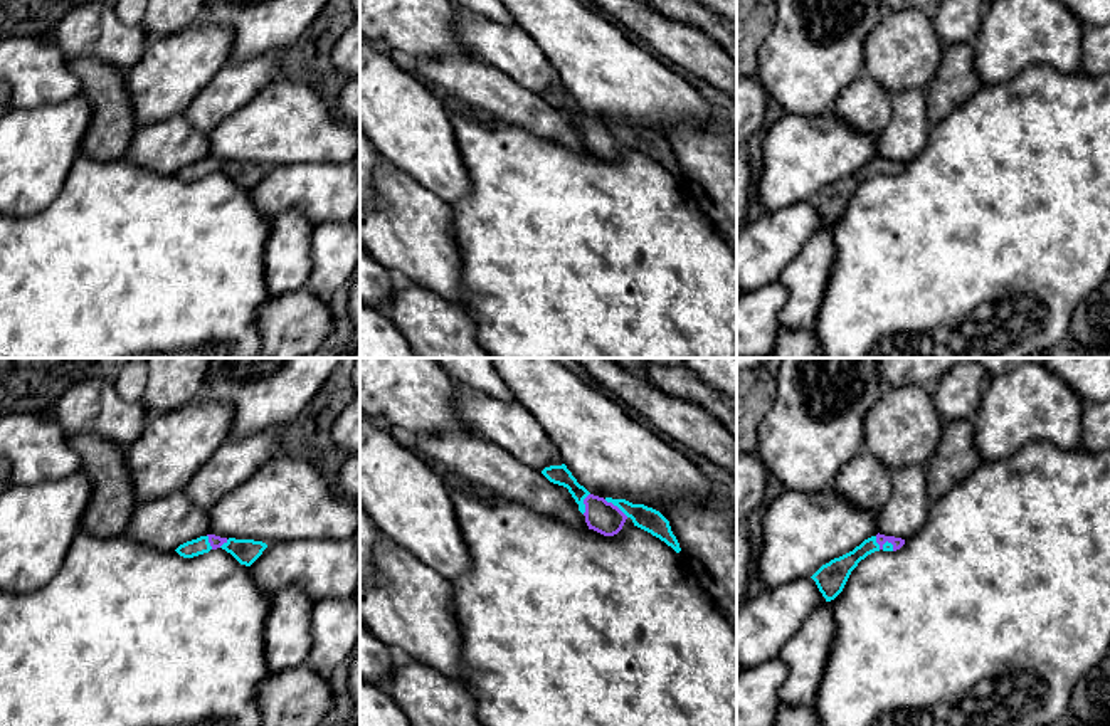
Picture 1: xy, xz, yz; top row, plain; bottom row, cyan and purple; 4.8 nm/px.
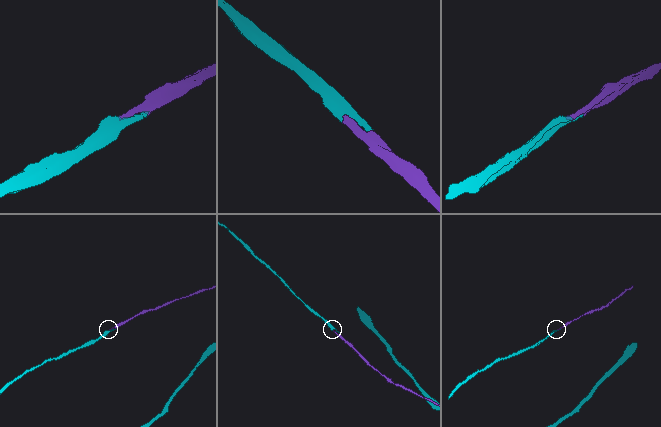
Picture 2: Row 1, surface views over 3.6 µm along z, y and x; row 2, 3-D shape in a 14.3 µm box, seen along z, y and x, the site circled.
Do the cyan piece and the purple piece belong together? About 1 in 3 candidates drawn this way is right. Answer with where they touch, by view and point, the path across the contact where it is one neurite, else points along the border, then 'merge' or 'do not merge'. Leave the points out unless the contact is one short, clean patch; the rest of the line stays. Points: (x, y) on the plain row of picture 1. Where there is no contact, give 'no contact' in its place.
xz (616, 128) | merge

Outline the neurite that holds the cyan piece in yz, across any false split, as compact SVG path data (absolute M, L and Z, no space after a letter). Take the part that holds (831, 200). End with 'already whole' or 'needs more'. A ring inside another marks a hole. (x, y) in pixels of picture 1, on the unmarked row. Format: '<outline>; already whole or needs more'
M876 158L864 163L853 175L822 188L811 202L816 205L826 225L834 224L844 212L851 195L861 183L875 175L896 175L905 168L905 163L895 160Z; needs more

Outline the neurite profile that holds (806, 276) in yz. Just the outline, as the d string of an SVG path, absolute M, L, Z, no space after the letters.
M824 229L787 264L777 279L787 289L787 302L779 314L780 329L814 331L834 259L831 229Z

